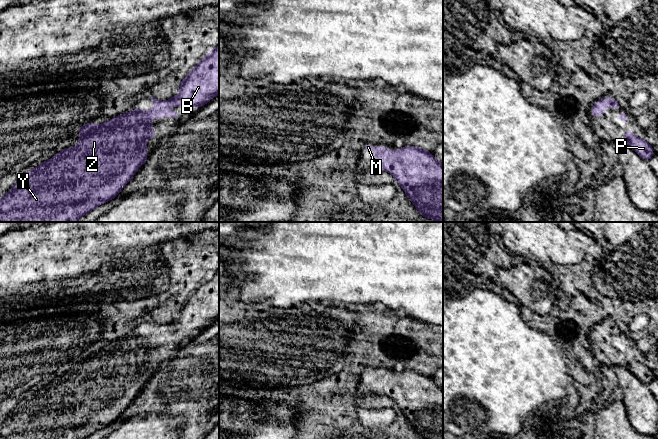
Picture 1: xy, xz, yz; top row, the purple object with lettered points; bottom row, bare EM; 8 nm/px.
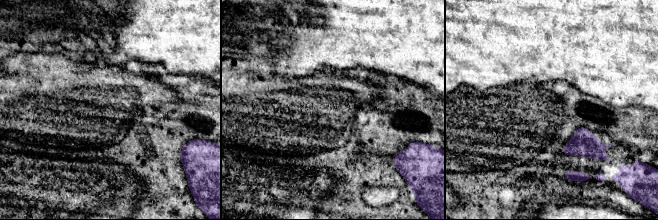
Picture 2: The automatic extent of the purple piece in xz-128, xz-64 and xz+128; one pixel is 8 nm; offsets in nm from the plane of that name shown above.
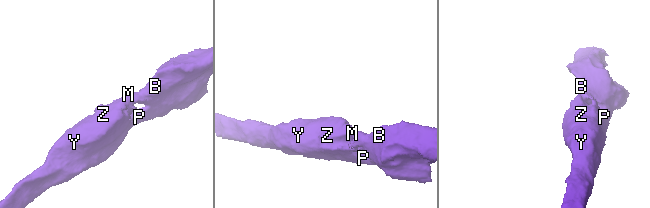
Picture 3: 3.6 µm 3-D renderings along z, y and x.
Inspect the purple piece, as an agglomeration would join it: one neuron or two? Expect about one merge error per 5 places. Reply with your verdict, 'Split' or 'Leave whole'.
Leave whole

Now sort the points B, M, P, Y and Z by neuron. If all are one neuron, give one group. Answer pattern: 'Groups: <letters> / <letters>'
Groups: B M P Y Z

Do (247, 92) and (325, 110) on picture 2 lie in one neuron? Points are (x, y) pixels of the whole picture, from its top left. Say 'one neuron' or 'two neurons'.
one neuron

